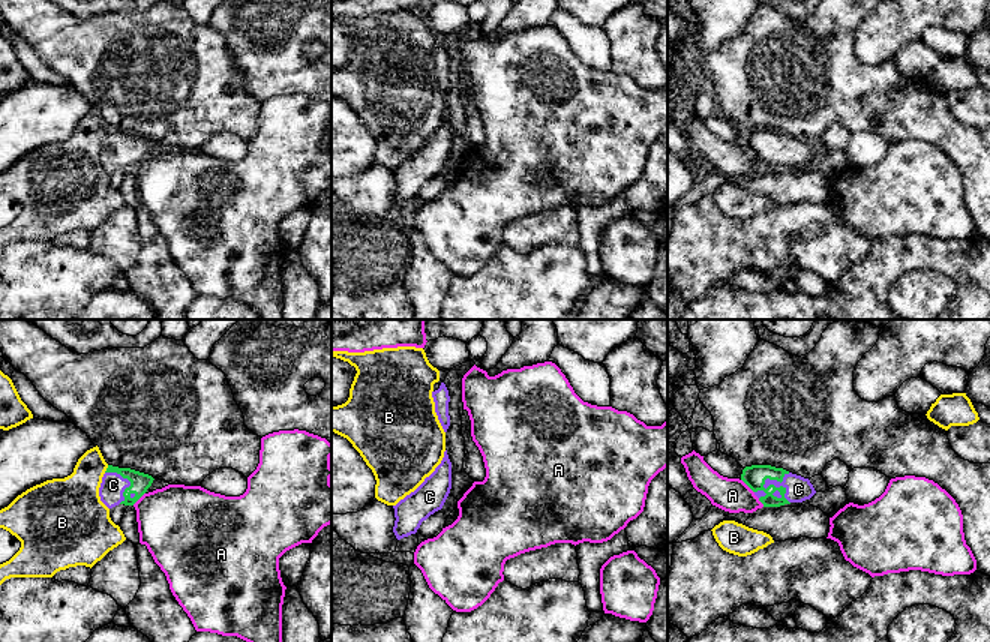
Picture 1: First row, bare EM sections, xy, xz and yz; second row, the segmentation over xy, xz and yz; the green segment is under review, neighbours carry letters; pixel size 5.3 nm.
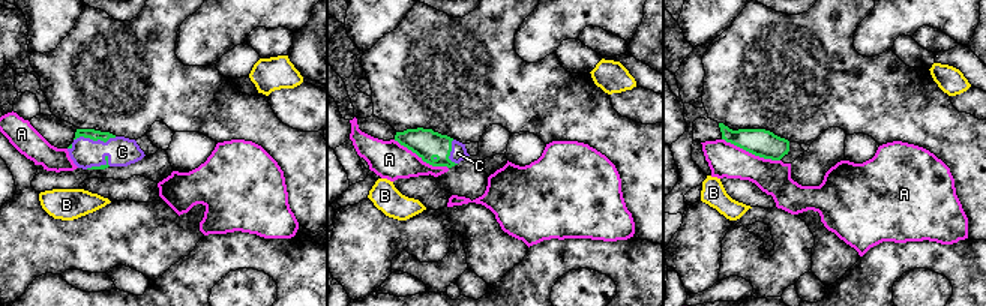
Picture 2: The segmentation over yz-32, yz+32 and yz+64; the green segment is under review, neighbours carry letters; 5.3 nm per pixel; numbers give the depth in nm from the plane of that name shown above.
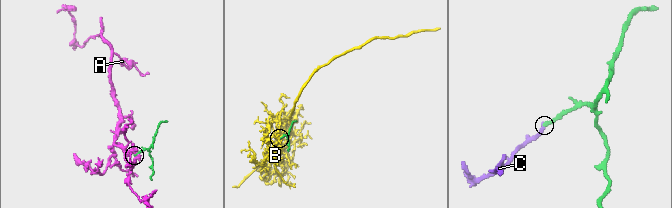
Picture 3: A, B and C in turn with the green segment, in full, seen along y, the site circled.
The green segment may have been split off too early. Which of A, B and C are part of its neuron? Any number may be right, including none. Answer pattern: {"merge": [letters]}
{"merge": ["C"]}

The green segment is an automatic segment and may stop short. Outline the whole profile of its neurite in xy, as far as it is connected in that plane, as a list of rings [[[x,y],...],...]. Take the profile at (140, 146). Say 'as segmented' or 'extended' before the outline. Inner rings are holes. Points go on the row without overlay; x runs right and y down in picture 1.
extended | [[[108,129],[99,152],[100,165],[108,172],[118,168],[134,170],[147,156],[153,144],[148,138]]]

